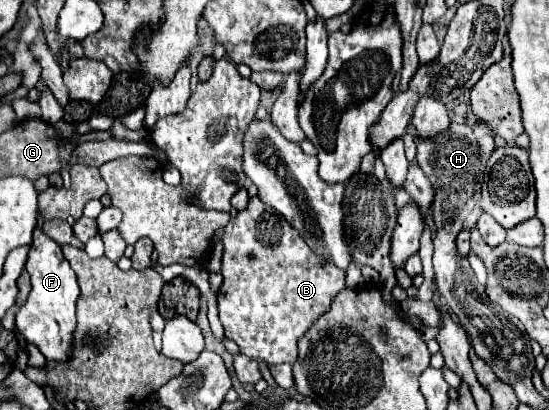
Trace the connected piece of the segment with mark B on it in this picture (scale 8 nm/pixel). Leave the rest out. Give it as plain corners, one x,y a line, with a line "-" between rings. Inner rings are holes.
251,197
249,207
227,223
221,273
225,281
217,301
225,337
233,339
243,355
261,357
267,365
293,363
299,337
345,287
345,271
317,257
301,233
259,197

